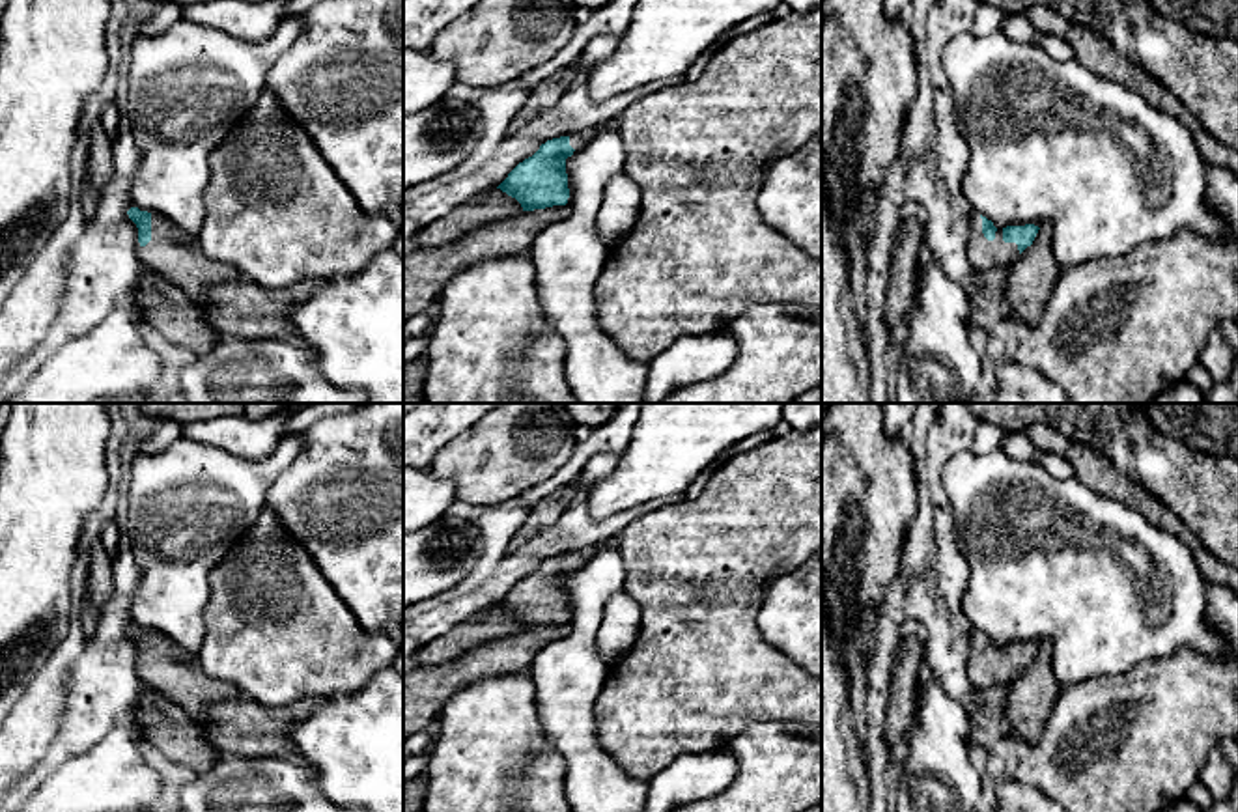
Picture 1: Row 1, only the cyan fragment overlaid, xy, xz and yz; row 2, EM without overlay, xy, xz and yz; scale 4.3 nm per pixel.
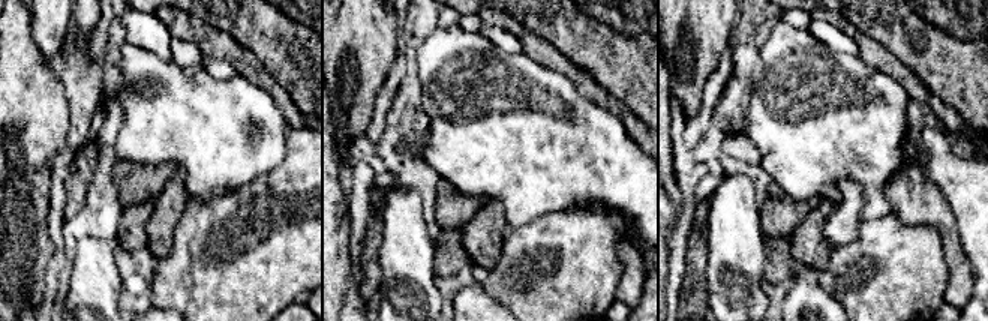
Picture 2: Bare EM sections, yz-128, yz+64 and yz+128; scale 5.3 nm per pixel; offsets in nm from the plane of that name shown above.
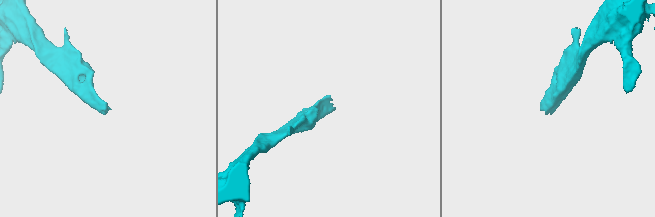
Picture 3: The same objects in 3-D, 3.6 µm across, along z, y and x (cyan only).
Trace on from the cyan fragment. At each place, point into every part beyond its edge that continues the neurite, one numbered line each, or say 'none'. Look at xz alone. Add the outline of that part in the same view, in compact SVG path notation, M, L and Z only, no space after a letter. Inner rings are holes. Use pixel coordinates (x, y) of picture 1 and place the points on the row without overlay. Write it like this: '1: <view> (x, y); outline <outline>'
1: xz (576, 557); outline M581 549L581 551L571 551L570 554L570 564L573 567L579 567L581 564L584 564L590 558L590 549Z

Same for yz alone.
1: yz (984, 672); outline M973 631L969 644L969 679L977 691L988 689L992 685L1008 685L1018 674L1016 661L1003 659L1003 648L997 646L995 657L988 659L982 651L982 637Z

